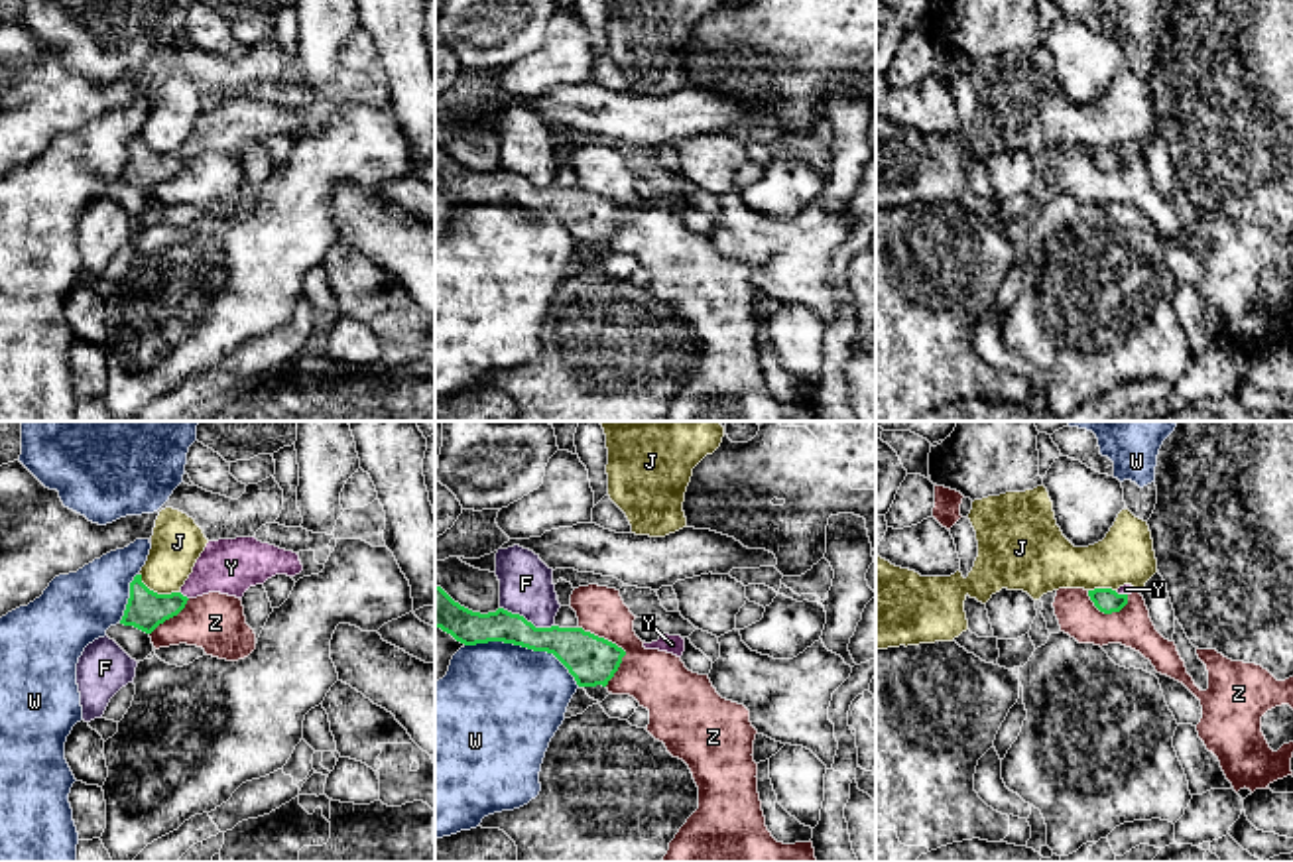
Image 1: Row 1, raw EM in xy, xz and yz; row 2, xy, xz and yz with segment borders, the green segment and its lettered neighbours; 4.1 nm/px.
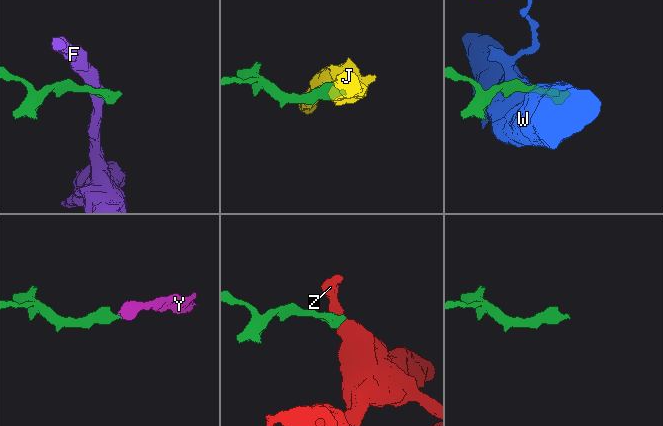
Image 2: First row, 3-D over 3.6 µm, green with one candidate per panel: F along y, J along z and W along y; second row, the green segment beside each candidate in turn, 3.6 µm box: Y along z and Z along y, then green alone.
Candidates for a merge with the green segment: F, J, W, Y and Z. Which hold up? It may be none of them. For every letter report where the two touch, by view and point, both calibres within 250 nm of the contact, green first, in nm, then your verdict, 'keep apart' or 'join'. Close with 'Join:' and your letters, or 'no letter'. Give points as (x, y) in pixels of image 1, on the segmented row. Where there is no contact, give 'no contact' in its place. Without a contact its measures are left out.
F: xz (526, 620) | 170/220 nm | keep apart
J: xy (156, 593) | 160/220 nm | keep apart
W: xz (524, 646) | 180/480 nm | keep apart
Y: xy (182, 595) | 160/220 nm | join
Z: xz (616, 646) | 200/240 nm | keep apart
Join: Y

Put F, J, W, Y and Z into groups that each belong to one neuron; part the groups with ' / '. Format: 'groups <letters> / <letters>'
groups F / J / W / Y / Z

